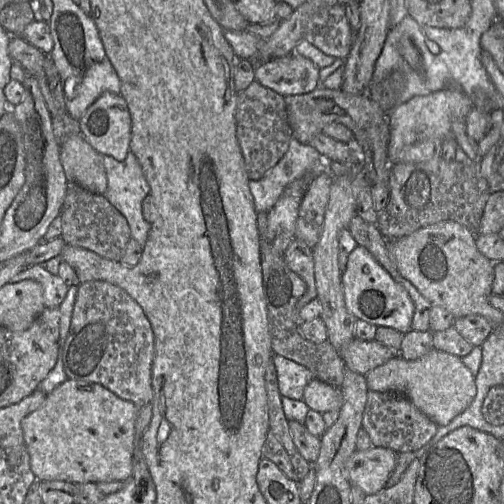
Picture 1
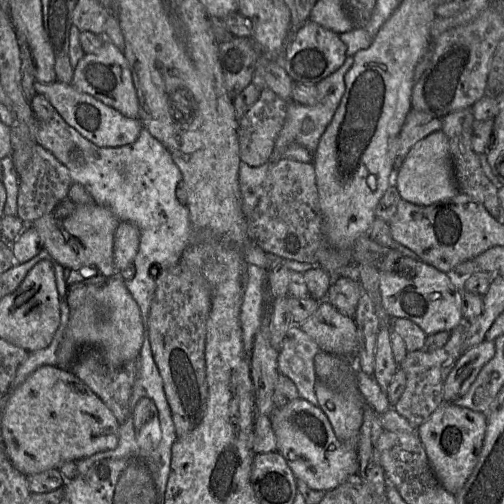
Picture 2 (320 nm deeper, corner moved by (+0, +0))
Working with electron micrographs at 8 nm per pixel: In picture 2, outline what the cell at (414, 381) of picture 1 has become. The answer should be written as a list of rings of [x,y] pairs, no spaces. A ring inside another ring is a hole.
[[[487,340],[463,352],[445,380],[443,401],[452,403],[464,396],[483,366],[494,355],[495,342]]]

